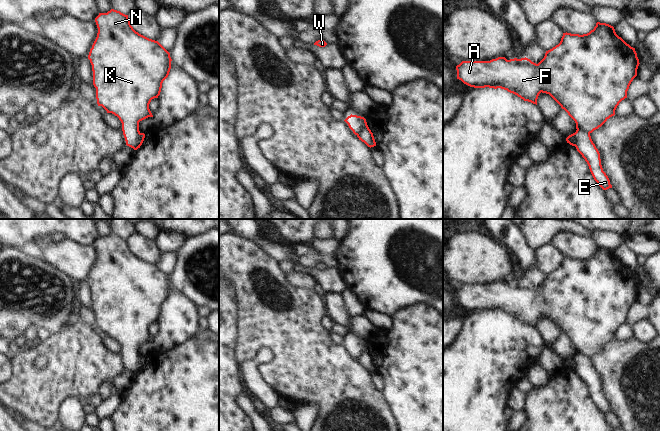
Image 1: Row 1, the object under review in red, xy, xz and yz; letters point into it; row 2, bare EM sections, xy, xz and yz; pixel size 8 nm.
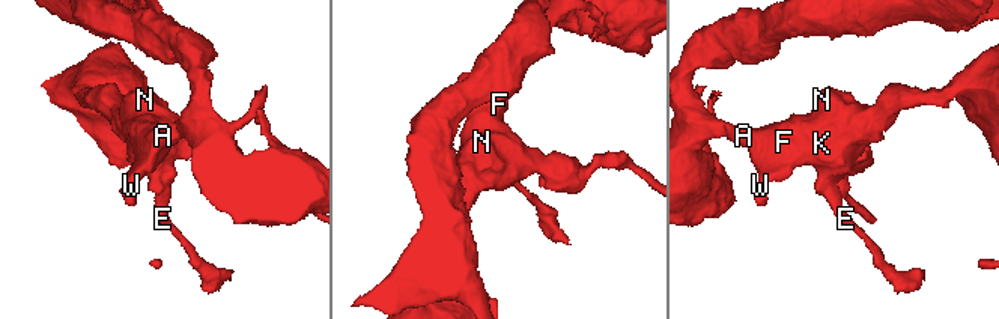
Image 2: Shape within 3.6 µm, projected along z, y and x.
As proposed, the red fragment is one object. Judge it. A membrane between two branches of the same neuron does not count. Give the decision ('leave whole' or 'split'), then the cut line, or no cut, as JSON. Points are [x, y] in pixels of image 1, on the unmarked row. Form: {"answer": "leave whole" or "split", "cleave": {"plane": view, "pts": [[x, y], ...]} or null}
{"answer": "split", "cleave": {"plane": "yz", "pts": [[577, 353], [582, 353], [589, 357]]}}

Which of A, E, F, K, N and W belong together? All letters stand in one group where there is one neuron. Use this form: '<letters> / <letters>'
A F K N W / E

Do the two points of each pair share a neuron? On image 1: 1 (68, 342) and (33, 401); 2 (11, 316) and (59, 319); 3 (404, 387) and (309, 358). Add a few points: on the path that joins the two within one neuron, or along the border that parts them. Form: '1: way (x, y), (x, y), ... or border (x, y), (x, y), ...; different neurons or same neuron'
1: way (68, 357), (68, 366), (48, 386); same neuron
2: way (23, 316), (47, 318); same neuron
3: border (383, 391), (393, 413); different neurons

